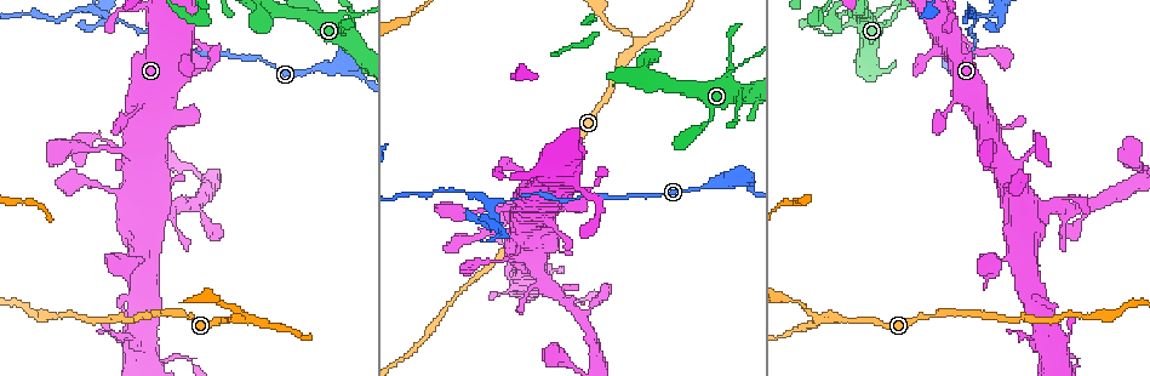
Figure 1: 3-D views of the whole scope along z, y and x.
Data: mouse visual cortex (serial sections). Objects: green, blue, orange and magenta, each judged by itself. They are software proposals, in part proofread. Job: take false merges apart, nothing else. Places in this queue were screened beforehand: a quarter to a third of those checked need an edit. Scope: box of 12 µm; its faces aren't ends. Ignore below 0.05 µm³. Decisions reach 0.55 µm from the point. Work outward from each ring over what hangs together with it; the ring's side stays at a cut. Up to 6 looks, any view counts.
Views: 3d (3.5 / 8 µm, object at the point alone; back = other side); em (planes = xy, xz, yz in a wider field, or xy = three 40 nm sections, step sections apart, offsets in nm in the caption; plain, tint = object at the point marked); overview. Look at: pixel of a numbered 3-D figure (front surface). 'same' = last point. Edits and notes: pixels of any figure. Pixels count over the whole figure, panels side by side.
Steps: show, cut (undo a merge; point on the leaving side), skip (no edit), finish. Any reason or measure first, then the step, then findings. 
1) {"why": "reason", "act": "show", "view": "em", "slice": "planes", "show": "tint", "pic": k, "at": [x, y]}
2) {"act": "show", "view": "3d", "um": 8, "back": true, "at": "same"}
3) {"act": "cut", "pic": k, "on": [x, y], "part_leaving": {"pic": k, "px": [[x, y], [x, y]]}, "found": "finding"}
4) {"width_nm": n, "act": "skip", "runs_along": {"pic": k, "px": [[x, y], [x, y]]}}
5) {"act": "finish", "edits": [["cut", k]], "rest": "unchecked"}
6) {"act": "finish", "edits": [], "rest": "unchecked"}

{"why": "looks like a crossing", "act": "show", "view": "3d", "um": 8, "pic": 1, "at": [495, 203]}

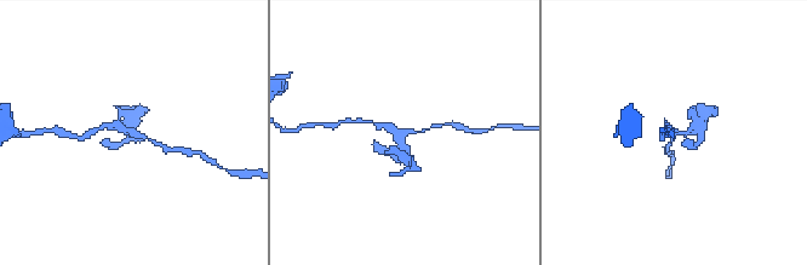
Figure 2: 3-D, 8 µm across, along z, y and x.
{"why": "shape alone is not enough", "act": "show", "view": "em", "slice": "xy", "step": 2, "show": "tint", "pic": 2, "at": [131, 136]}

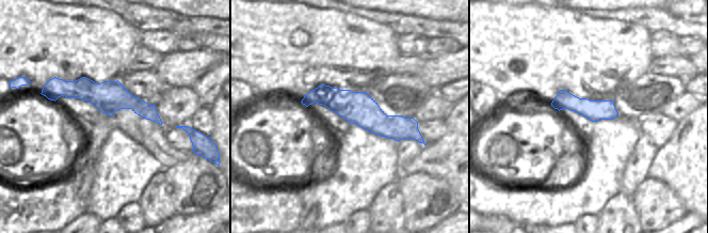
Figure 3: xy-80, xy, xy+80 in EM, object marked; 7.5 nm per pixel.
{"act": "cut", "pic": 2, "on": [114, 145], "part_leaving": {"pic": 2, "px": [[682, 134], [715, 109]]}, "found": "a second cell is stuck on"}

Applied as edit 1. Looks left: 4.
{"act": "show", "view": "overview"}

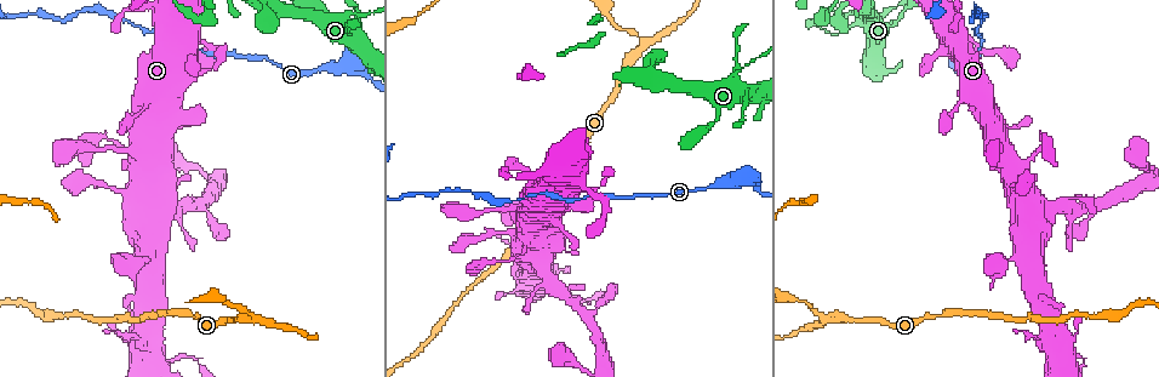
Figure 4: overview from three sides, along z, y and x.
{"why": "abrupt turn", "act": "show", "view": "3d", "um": 3.5, "pic": 4, "at": [174, 358]}

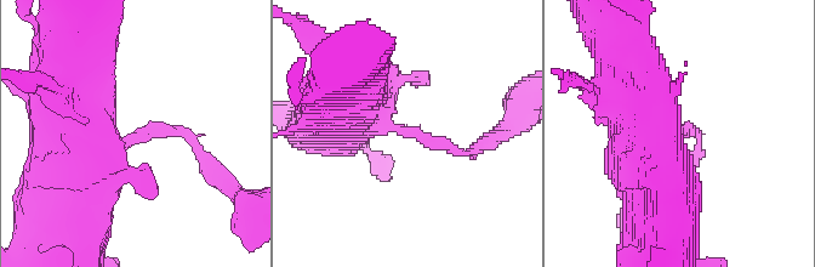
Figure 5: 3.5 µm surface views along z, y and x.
{"why": "shape alone is not enough", "act": "show", "view": "em", "slice": "xy", "step": 5, "show": "tint", "pic": 5, "at": [140, 133]}

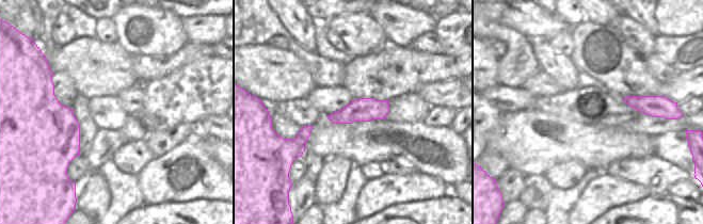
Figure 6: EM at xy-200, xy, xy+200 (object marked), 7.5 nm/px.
{"arm_widths_nm": [150, 700], "act": "skip", "runs_along": {"pic": 5, "px": [[351, 100], [455, 153], [477, 146]]}, "found": "one cell here"}

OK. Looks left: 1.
{"act": "finish", "edits": [["cut", 2]], "rest": "unchecked"}

